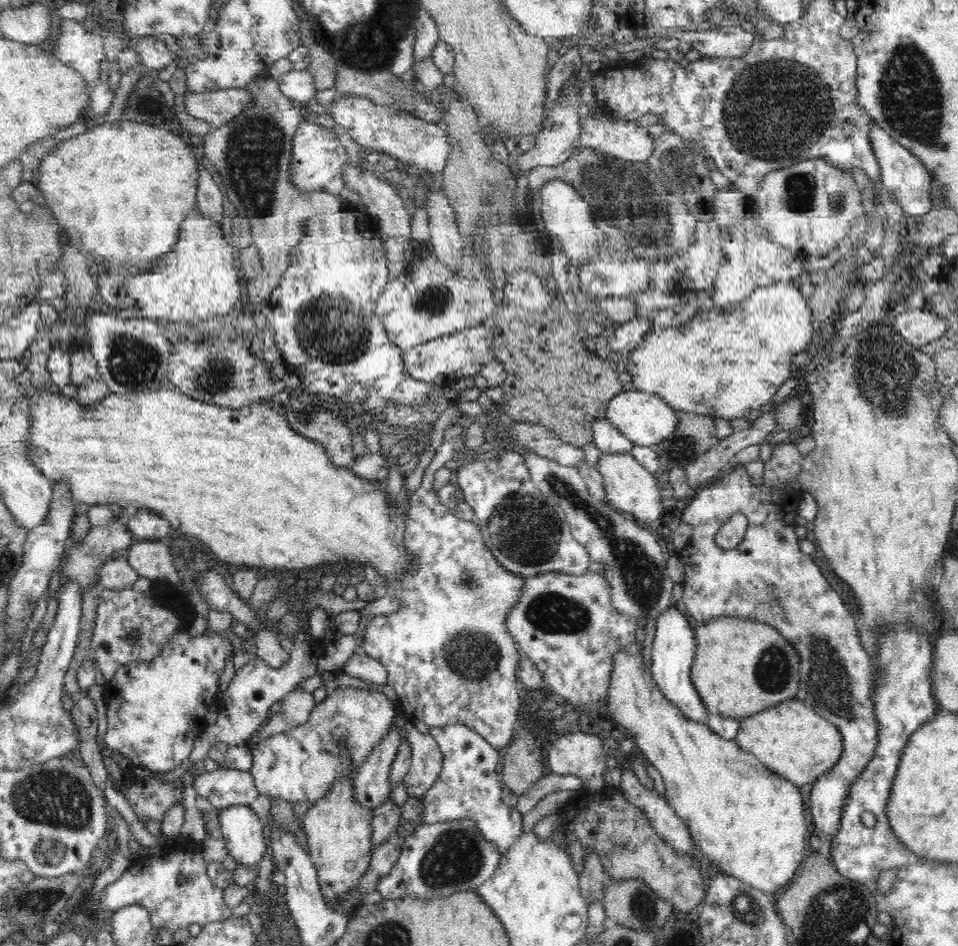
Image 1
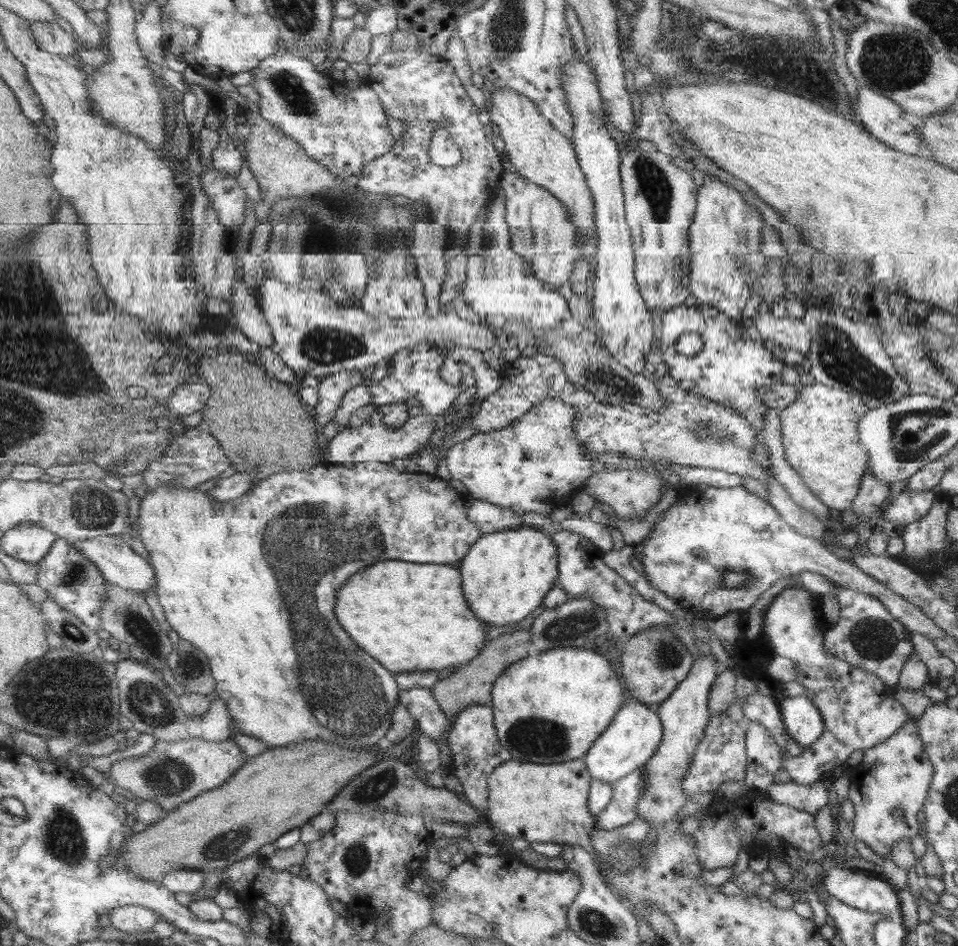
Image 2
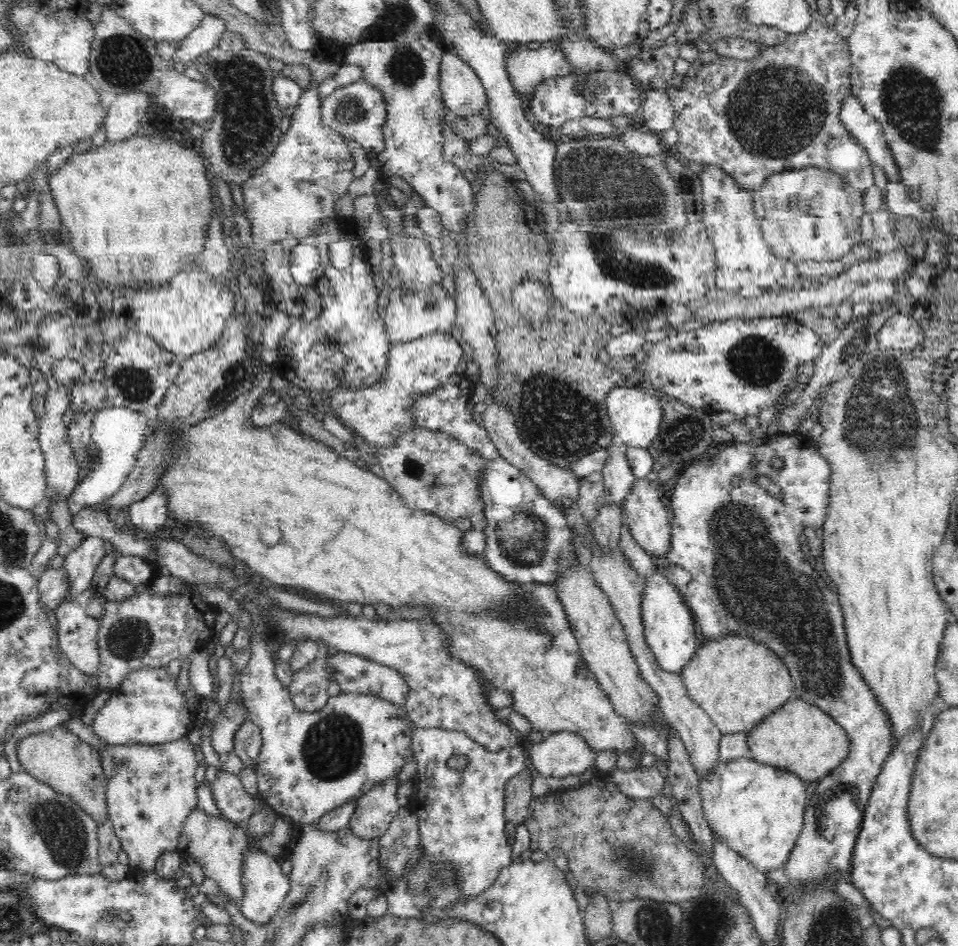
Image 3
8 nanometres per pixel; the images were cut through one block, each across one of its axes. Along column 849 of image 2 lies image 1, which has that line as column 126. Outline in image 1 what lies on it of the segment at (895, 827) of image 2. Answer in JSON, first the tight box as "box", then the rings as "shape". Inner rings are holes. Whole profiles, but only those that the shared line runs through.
{"box":[118,770,188,827],"shape":[[[127,770],[123,785],[118,786],[120,794],[144,827],[150,822],[162,824],[170,808],[181,805],[184,800],[188,779],[168,781],[162,776],[163,773],[156,771],[148,770],[147,774],[140,776]]]}

